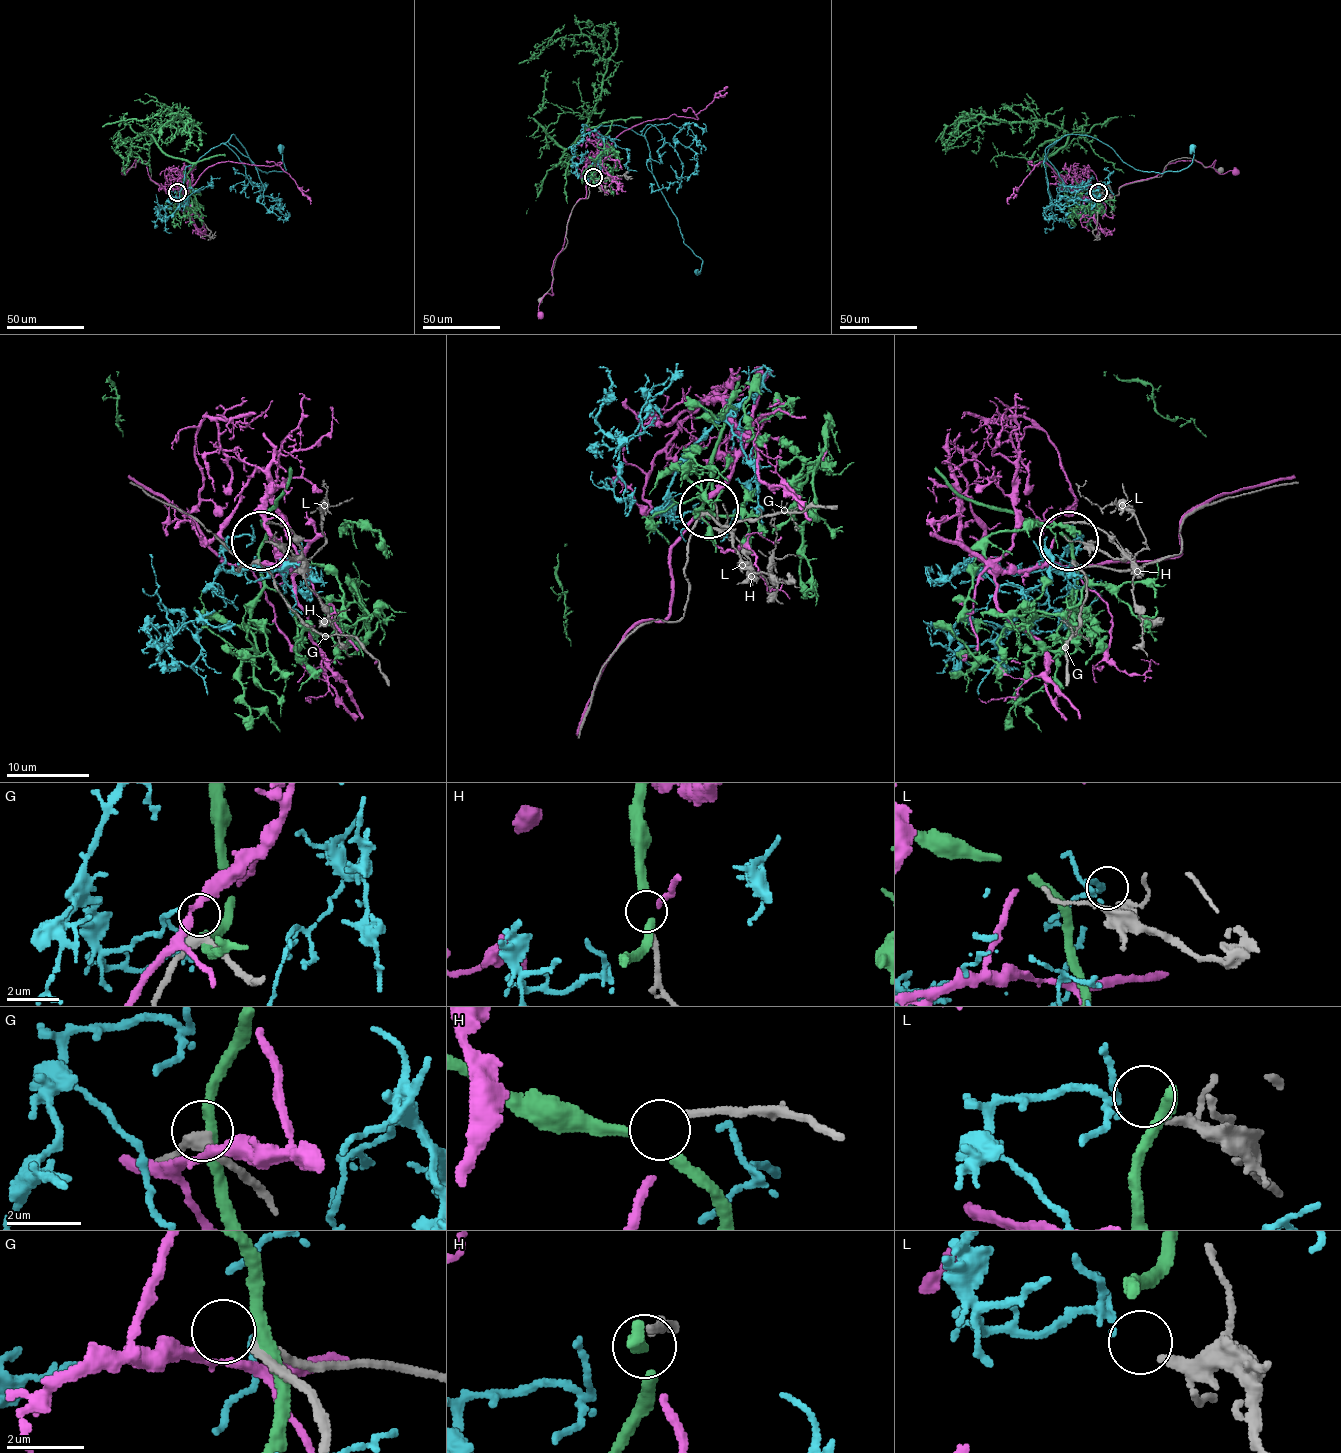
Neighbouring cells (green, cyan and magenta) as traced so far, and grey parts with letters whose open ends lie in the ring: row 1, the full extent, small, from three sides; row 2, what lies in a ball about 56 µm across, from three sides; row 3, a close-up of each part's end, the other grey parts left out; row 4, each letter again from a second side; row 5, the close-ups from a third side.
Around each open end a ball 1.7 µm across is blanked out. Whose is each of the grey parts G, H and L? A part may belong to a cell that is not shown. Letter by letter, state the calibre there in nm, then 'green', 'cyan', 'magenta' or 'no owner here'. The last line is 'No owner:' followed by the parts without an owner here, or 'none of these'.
G: 300 nm thick; no owner here
H: 180 nm thick; green
L: 240 nm thick; cyan
No owner: G

